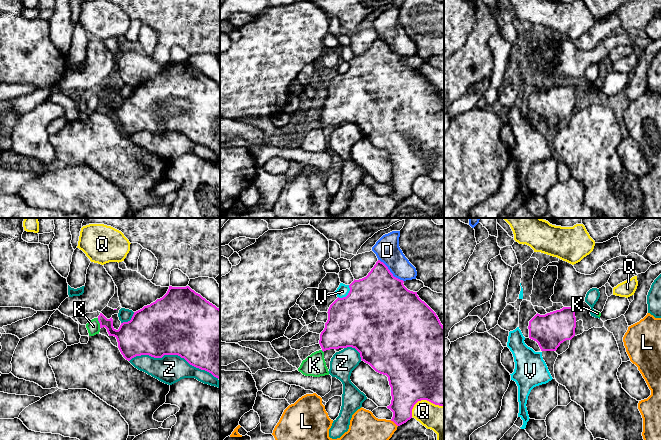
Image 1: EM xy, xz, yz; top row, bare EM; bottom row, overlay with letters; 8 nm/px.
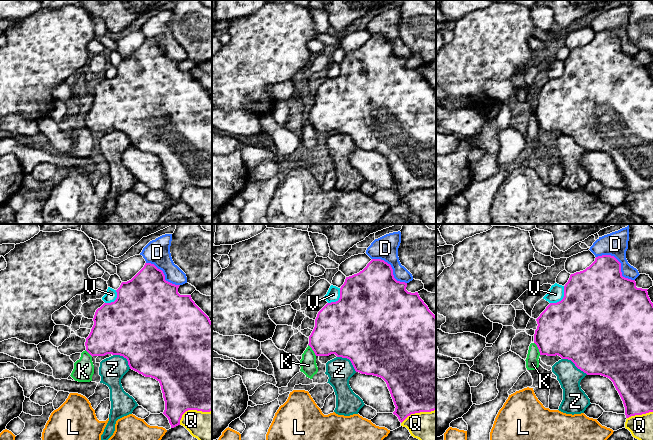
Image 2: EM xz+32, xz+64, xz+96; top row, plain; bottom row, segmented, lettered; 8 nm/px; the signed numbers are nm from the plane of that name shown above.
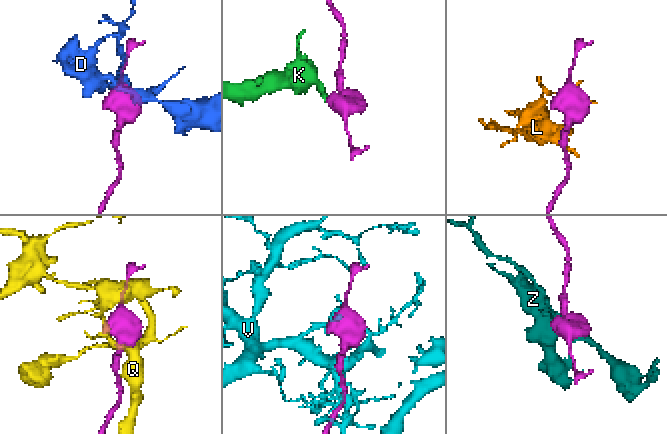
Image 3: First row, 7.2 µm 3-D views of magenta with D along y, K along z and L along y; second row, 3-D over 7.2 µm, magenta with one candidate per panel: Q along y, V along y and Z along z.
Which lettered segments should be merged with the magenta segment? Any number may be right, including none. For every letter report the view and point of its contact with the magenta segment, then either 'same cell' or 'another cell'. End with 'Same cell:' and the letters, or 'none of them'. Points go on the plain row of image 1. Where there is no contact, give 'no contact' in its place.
D: contact xz (390, 48); another cell
K: contact xy (99, 98); another cell
L: contact xz (394, 198); another cell
Q: contact xz (423, 175); another cell
V: contact xz (348, 70); another cell
Z: contact xy (174, 130); another cell
Same cell: none of them

